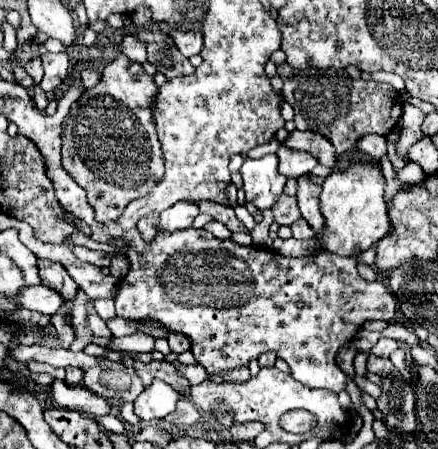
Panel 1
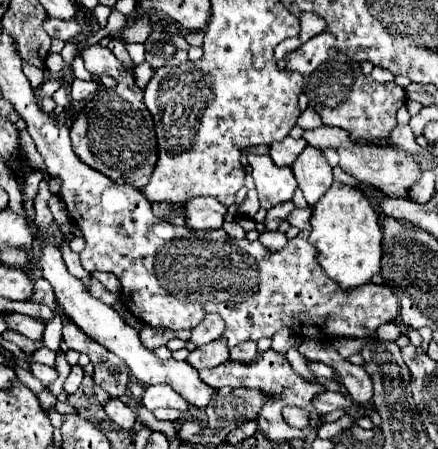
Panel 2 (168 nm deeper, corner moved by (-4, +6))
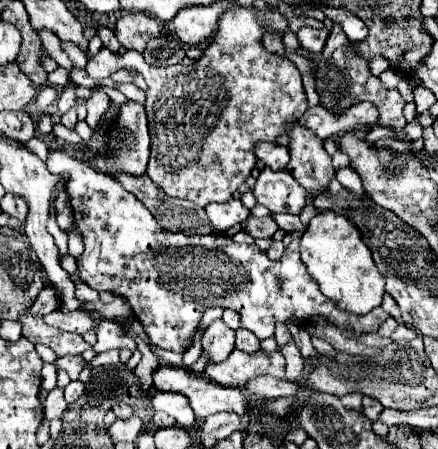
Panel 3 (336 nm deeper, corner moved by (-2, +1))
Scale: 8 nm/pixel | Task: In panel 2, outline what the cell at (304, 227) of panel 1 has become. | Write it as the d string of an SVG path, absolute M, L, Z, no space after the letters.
M294 208L292 214L286 218L290 222L290 226L296 226L300 230L310 230L310 218L312 218L312 210L310 208Z

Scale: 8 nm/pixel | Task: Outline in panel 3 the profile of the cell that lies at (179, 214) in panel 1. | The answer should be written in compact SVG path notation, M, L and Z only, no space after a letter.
M230 199L226 203L210 203L206 207L208 219L212 221L214 227L218 227L220 231L226 231L228 227L242 223L250 217L250 211L244 207L244 203L240 199Z

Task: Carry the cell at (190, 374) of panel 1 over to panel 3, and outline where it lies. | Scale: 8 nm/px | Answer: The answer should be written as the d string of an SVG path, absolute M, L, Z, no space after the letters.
M216 319L214 323L210 323L210 327L204 331L202 337L202 355L200 359L192 365L194 373L202 373L208 361L222 361L230 355L230 351L234 349L234 331L222 321Z

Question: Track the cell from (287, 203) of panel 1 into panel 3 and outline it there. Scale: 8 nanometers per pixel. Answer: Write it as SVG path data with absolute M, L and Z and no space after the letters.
M272 215L268 217L250 217L246 219L246 223L242 223L242 229L248 231L252 237L262 237L262 239L272 239L272 235L278 231L278 225L274 223Z

